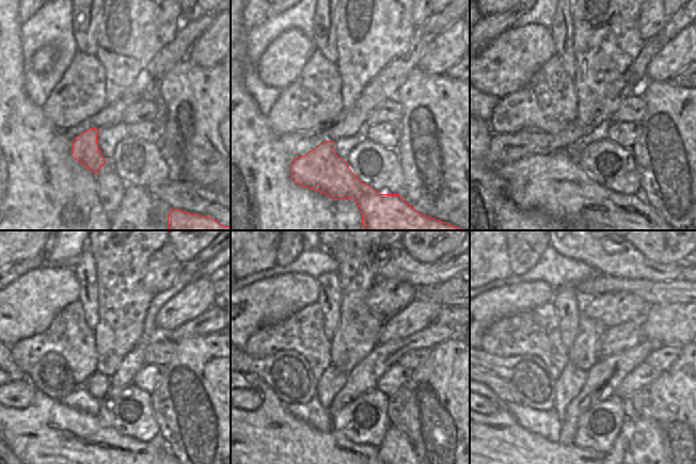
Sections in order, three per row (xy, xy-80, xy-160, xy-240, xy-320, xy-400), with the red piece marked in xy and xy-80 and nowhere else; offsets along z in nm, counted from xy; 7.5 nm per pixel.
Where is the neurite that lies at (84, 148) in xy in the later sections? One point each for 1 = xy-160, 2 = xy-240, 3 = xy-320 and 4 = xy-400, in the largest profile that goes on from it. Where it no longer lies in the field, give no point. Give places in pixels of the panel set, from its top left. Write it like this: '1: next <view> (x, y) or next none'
1: next xy-160 (555, 186)
2: next xy-240 (67, 447)
3: next xy-320 (273, 447)
4: next xy-400 (491, 447)

